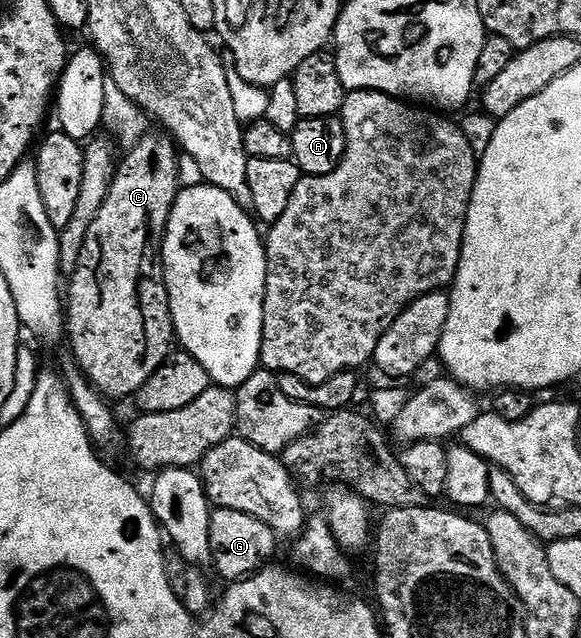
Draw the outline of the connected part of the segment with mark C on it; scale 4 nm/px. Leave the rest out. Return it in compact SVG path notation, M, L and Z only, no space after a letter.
M147 132L141 141L129 146L130 153L121 158L116 171L116 179L112 183L112 191L108 191L108 199L104 199L104 207L100 207L100 215L96 215L92 227L88 227L88 235L84 239L84 251L80 251L80 263L76 271L68 278L68 341L70 337L70 349L74 352L74 359L78 363L77 368L83 373L87 381L107 399L114 397L133 398L148 383L148 375L160 367L172 352L175 344L174 320L170 314L170 296L166 290L166 271L162 268L162 240L166 237L166 221L170 218L170 212L174 206L174 200L179 195L180 184L178 185L178 157L180 149L169 136L161 132Z

